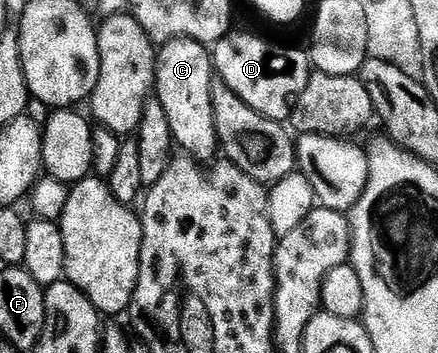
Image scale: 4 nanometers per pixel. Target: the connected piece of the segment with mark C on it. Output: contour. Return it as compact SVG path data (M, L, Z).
M177 37L165 42L157 50L153 84L158 85L156 98L166 116L165 128L170 137L174 136L175 143L186 152L183 154L198 163L213 162L220 149L212 107L212 87L215 80L211 50L200 42Z

